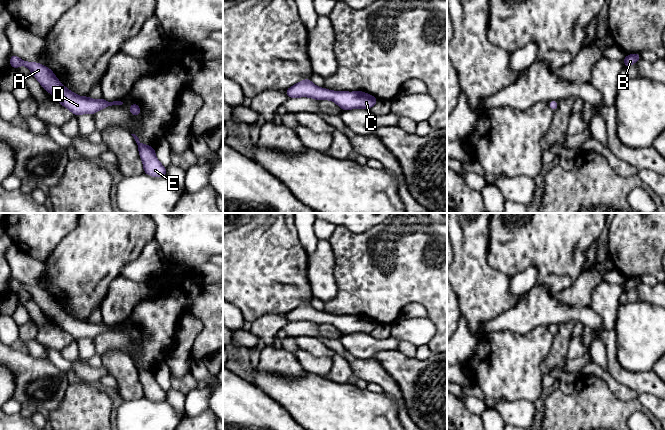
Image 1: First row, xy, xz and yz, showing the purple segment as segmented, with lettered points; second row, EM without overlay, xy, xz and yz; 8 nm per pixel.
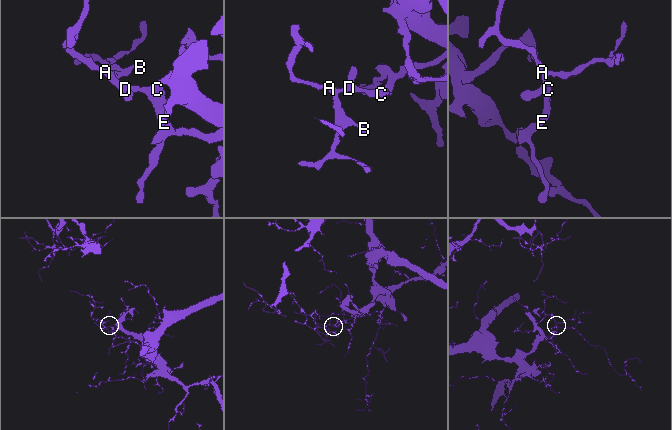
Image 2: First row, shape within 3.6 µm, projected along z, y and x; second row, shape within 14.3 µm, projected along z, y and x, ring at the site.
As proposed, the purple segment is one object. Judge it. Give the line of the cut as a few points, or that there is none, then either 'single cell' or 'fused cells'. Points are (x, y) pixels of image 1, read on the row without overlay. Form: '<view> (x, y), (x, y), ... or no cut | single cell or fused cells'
no cut | single cell

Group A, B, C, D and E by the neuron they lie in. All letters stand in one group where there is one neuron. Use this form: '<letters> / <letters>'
A B C D E

